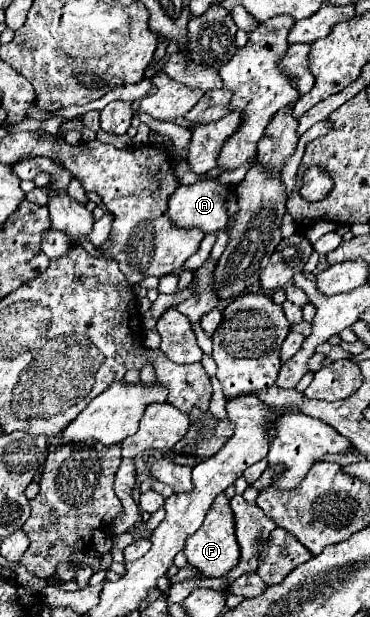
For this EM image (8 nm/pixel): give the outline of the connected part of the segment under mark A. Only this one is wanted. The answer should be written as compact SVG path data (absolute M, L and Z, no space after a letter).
M203 179L193 185L179 185L177 191L169 197L167 205L167 215L171 223L179 229L199 229L203 235L207 233L217 233L225 229L229 215L225 209L225 197L227 197L227 187L219 185L213 179Z

